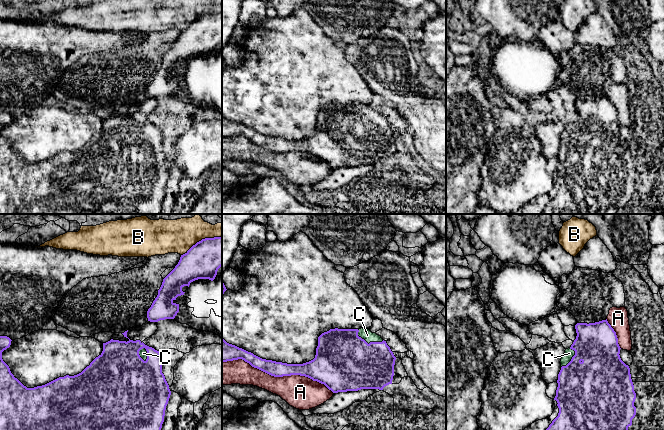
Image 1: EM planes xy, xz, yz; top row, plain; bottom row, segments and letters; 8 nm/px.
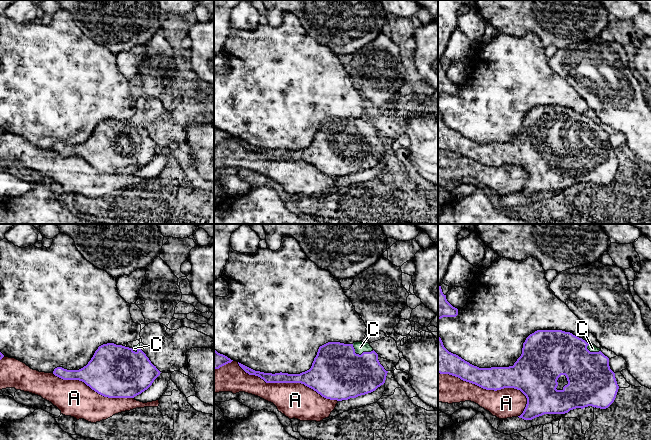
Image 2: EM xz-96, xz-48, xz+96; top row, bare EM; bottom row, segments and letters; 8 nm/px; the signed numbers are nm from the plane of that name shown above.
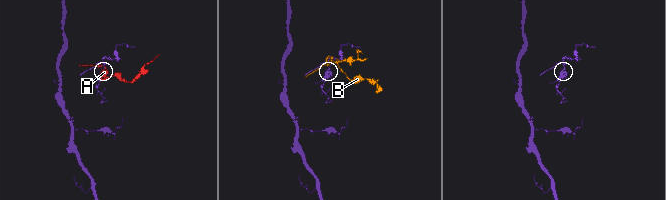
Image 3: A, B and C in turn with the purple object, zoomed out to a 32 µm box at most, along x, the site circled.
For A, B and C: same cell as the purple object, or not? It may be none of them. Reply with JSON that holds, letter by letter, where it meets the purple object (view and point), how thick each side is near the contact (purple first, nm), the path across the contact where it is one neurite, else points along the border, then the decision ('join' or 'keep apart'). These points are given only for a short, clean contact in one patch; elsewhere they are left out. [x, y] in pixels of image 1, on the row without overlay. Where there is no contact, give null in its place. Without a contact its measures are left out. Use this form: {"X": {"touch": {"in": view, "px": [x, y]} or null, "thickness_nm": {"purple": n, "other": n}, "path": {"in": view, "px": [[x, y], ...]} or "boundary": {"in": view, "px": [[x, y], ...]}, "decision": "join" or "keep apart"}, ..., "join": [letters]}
{"A": {"touch": {"in": "xz", "px": [278, 152]}, "thickness_nm": {"purple": 130, "other": 260}, "decision": "keep apart"}, "B": {"touch": {"in": "xy", "px": [202, 15]}, "thickness_nm": {"purple": 280, "other": 240}, "decision": "keep apart"}, "C": {"touch": {"in": "xz", "px": [367, 119]}, "thickness_nm": {"purple": 460, "other": 90}, "path": {"in": "xz", "px": [[344, 137], [367, 119], [367, 111]]}, "decision": "join"}, "join": ["C"]}

